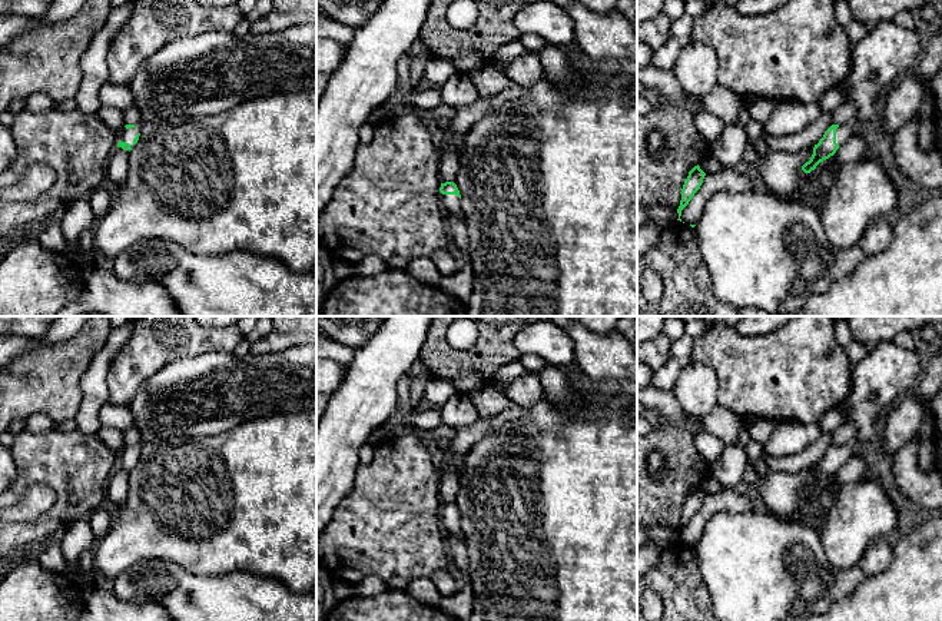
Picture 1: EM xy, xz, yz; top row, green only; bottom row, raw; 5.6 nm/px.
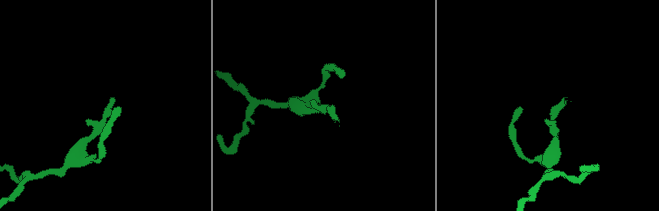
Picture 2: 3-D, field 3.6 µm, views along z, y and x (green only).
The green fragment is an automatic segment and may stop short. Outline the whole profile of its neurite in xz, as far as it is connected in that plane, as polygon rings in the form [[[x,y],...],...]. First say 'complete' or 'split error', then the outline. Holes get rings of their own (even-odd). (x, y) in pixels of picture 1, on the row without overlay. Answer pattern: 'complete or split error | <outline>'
split error | [[[454,502],[441,504],[440,512],[440,522],[444,531],[448,531],[452,535],[464,539],[460,524],[461,515],[457,505]]]

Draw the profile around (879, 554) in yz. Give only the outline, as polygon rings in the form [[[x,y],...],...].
[[[878,538],[868,545],[865,554],[859,559],[859,567],[866,575],[882,574],[893,559],[893,547],[886,538]]]

